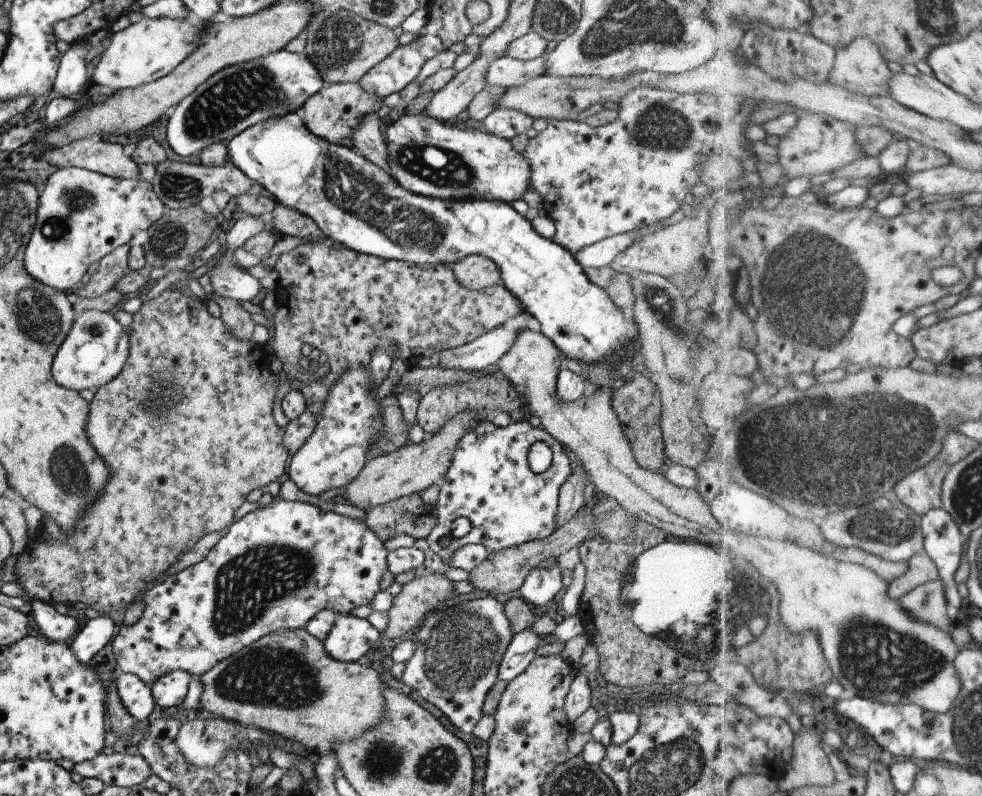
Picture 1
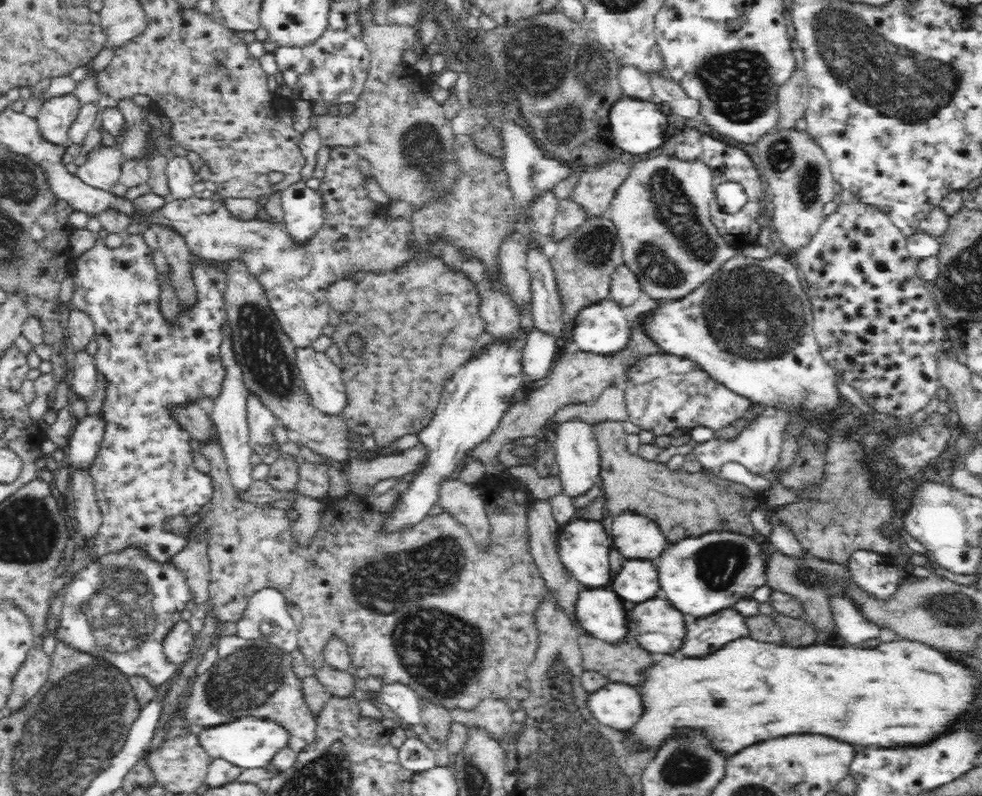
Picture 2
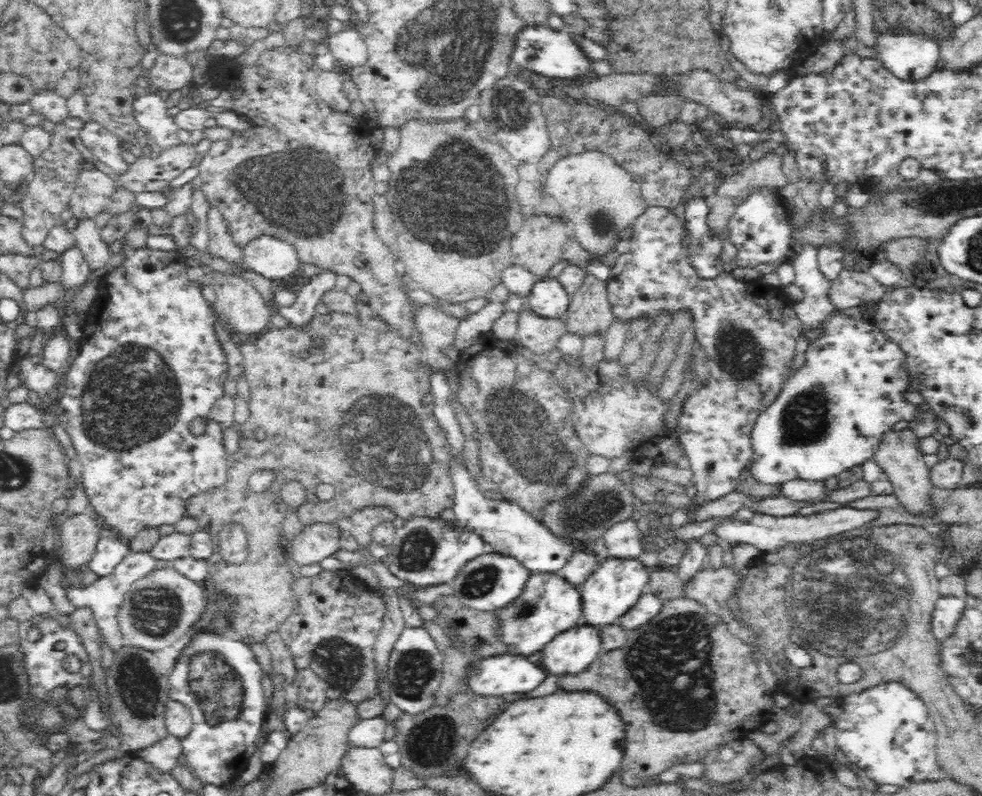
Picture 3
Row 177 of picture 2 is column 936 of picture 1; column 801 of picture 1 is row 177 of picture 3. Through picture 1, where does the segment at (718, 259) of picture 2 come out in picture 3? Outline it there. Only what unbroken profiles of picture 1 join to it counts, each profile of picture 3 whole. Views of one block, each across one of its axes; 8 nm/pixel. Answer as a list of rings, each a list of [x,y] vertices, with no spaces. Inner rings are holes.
[[[600,151],[568,154],[560,158],[548,170],[544,188],[570,212],[576,225],[574,236],[593,252],[608,252],[614,245],[620,245],[620,230],[632,227],[647,208],[640,183],[610,155],[600,154]]]

